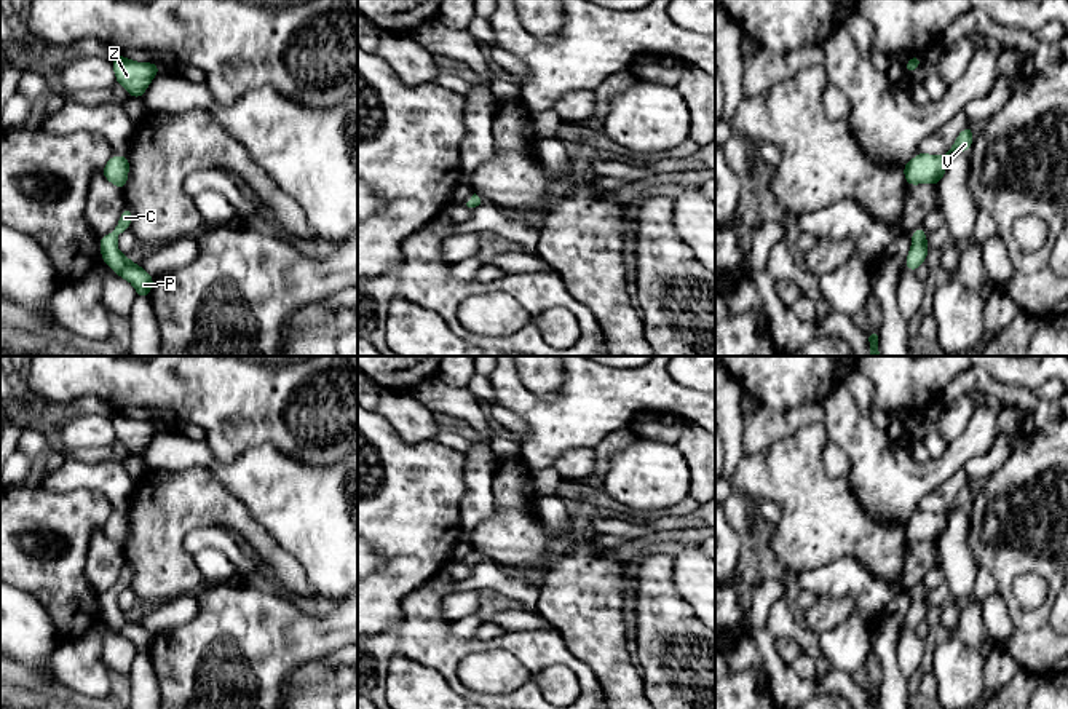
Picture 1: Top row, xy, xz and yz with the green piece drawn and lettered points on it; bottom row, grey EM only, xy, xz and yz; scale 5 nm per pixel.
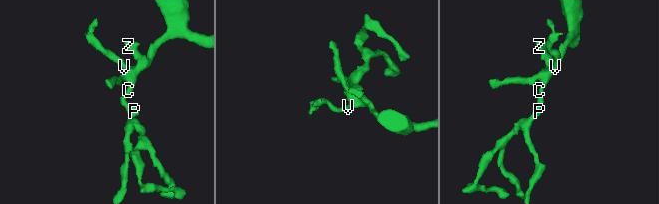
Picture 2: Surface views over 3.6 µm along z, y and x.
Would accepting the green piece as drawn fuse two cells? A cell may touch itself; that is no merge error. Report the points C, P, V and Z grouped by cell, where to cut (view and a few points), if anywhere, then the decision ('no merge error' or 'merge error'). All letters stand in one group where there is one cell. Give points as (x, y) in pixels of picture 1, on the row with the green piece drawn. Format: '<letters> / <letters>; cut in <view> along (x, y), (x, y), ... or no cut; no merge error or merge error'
C P V Z; no cut; no merge error

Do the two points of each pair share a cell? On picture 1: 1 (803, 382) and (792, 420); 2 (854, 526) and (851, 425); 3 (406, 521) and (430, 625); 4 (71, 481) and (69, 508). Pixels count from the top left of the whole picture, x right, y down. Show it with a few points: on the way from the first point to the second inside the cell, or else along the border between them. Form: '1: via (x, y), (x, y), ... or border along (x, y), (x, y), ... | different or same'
1: border along (819, 403), (784, 411), (773, 411), (763, 406) | different
2: border along (846, 476), (858, 502), (877, 521) | different
3: border along (420, 588), (404, 601), (399, 620) | different
4: border along (37, 484), (55, 492), (96, 489), (107, 500) | different

